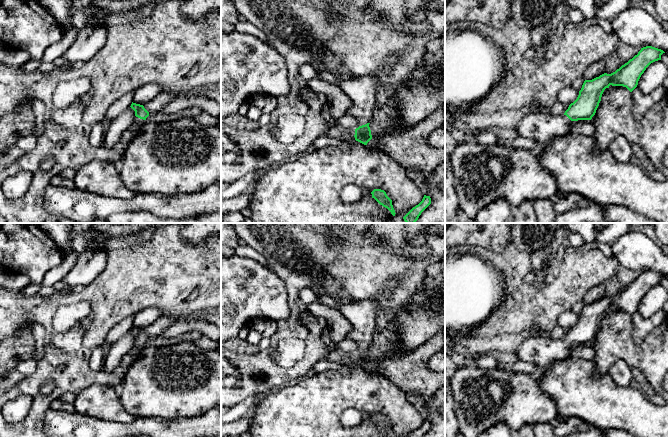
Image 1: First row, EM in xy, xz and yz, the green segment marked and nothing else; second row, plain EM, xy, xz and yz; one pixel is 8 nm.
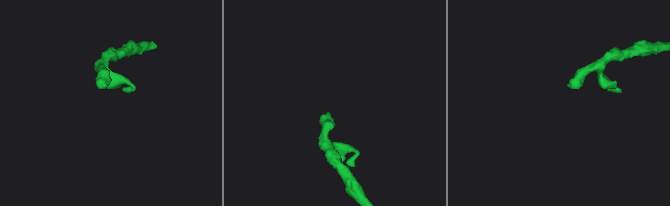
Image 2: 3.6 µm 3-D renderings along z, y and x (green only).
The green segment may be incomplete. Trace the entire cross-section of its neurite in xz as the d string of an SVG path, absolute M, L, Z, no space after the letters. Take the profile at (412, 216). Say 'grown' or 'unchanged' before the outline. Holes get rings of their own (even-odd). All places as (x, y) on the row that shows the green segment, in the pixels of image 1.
unchanged; M424 195L422 201L413 207L404 217L404 221L406 223L415 223L421 213L431 204L430 196Z

